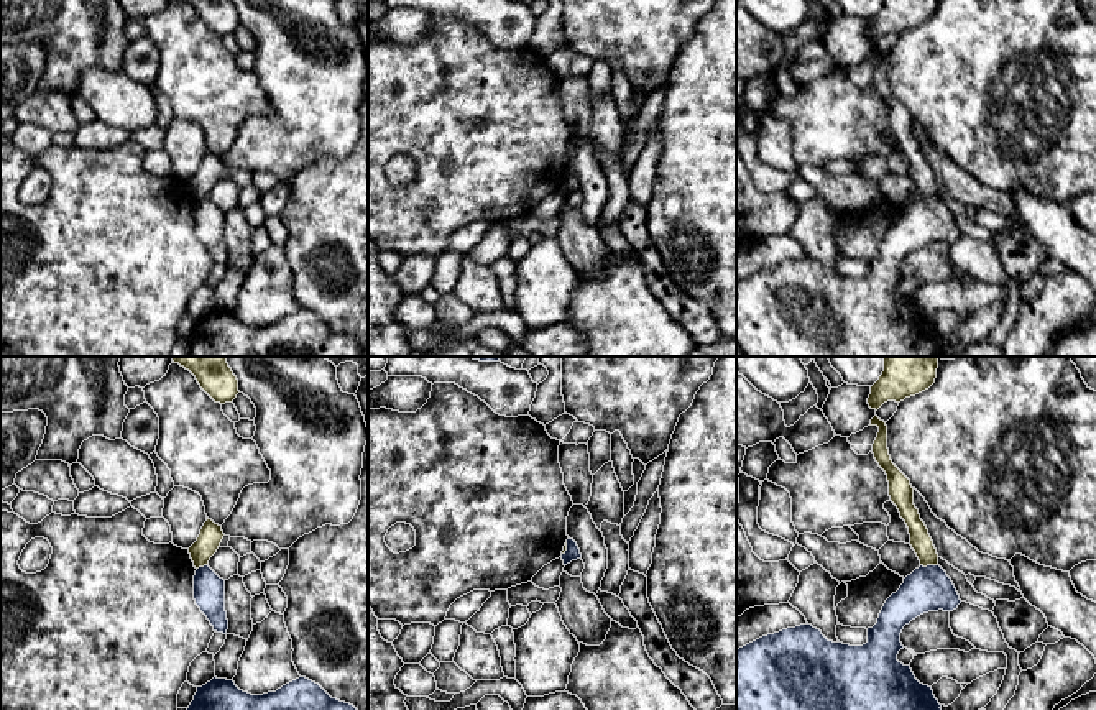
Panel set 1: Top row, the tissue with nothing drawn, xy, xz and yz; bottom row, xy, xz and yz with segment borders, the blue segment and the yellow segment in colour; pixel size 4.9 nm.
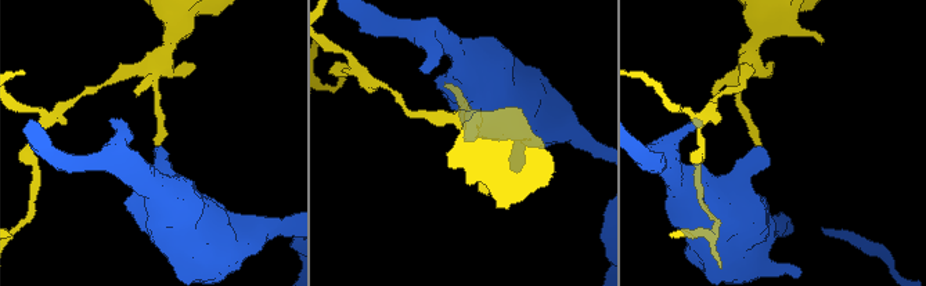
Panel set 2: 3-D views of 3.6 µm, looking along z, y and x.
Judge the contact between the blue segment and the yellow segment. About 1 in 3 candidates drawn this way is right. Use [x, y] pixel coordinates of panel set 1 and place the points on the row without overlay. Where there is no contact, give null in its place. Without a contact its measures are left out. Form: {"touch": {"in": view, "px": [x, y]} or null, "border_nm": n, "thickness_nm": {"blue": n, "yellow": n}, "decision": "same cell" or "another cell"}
{"touch": {"in": "yz", "px": [929, 198]}, "border_nm": 90, "thickness_nm": {"blue": 220, "yellow": 110}, "decision": "another cell"}

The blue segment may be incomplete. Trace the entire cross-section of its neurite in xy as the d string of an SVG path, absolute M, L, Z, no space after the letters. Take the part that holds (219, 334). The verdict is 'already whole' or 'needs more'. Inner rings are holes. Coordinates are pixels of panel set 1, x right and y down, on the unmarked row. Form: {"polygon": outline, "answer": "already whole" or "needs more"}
{"polygon": "M214 309L197 319L187 343L191 357L363 357L353 337L332 330L319 316L306 309L263 327L240 322L233 311Z", "answer": "already whole"}

